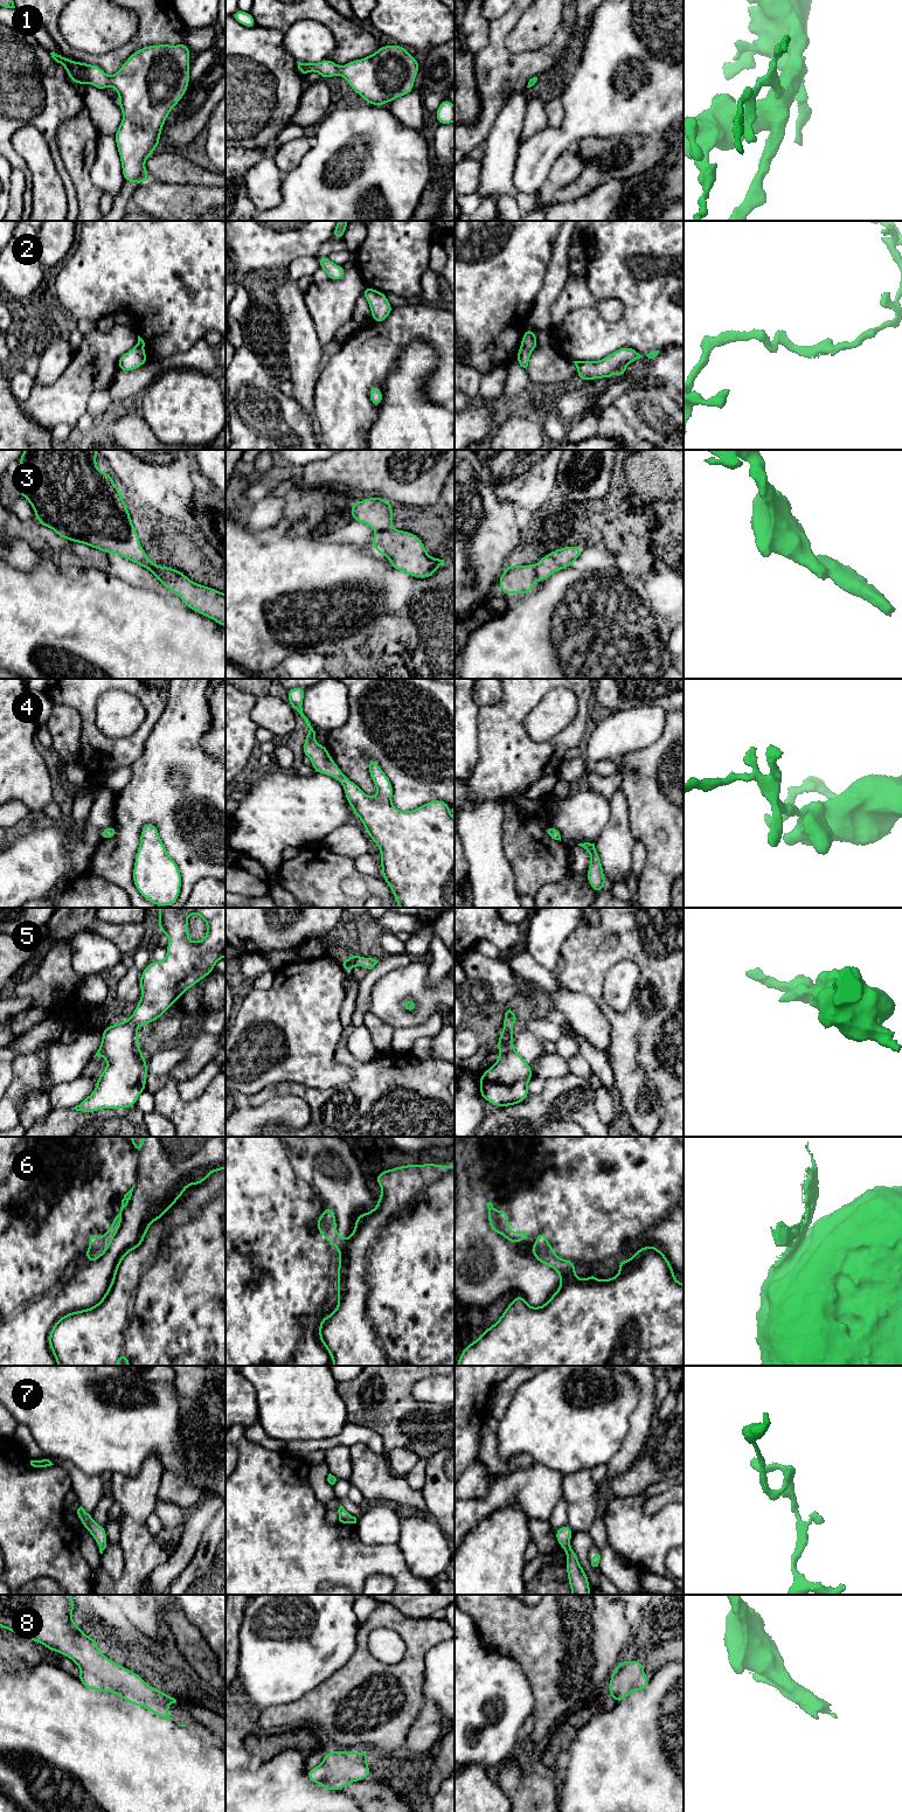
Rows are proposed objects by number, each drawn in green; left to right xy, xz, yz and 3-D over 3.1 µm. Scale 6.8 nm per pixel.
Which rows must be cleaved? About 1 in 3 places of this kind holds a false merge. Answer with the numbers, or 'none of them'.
2, 3, 6

